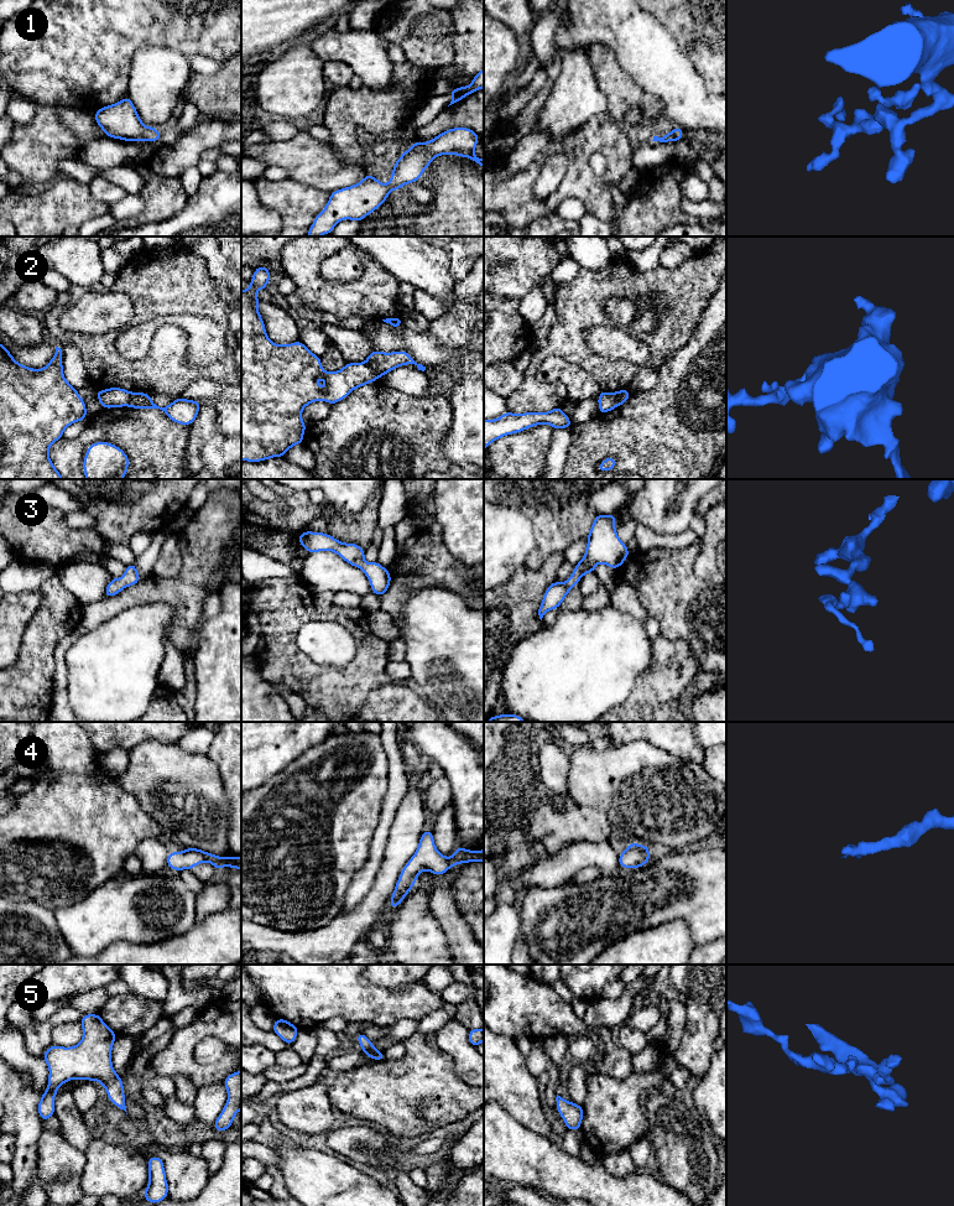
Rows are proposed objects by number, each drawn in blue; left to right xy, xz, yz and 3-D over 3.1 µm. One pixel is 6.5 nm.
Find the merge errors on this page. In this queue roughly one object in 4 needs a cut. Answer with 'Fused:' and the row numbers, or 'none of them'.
Fused: 2

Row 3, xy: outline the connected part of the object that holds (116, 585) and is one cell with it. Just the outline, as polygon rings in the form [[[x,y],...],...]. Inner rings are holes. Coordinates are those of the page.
[[[135,562],[131,565],[126,565],[126,570],[121,578],[113,577],[110,583],[105,588],[105,598],[113,597],[120,593],[125,587],[134,586],[139,583],[140,576],[137,573]]]

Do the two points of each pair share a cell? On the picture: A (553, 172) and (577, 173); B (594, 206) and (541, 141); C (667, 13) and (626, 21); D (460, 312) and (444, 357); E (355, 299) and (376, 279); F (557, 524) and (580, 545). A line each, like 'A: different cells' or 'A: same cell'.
A: different cells
B: different cells
C: different cells
D: different cells
E: same cell
F: different cells

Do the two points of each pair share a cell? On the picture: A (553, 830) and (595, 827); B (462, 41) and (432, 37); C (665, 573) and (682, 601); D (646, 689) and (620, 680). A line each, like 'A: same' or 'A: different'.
A: same
B: different
C: same
D: different

